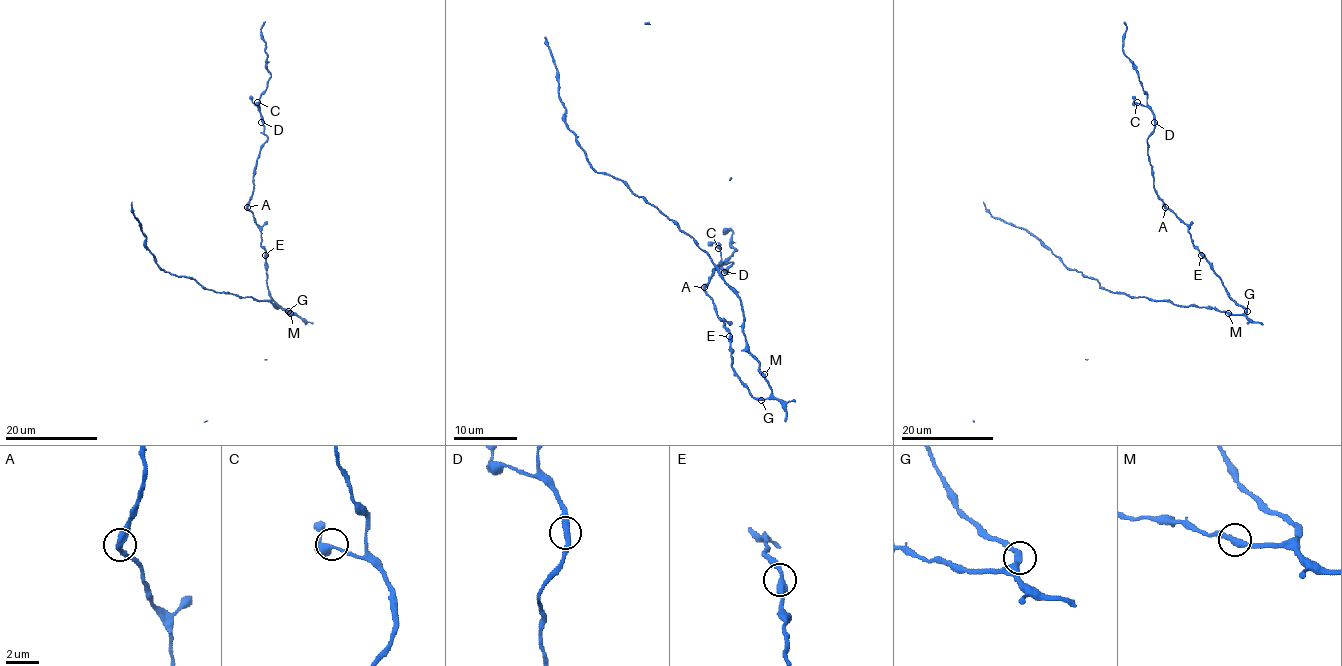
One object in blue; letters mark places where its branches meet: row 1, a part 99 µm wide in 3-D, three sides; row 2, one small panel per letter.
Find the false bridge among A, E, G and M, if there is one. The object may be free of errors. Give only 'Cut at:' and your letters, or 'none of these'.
Cut at: none of these

